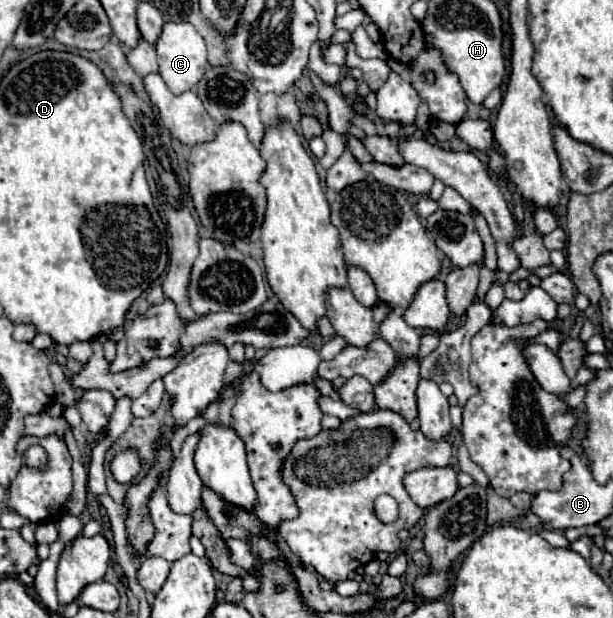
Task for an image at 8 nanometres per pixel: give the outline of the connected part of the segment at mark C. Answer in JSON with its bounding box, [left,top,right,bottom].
[155,22,207,94]

